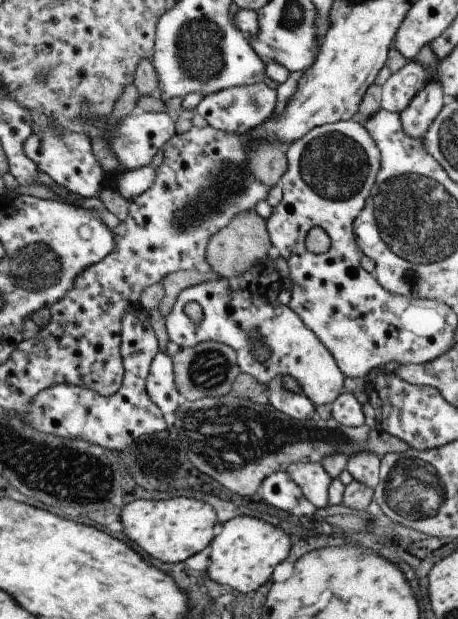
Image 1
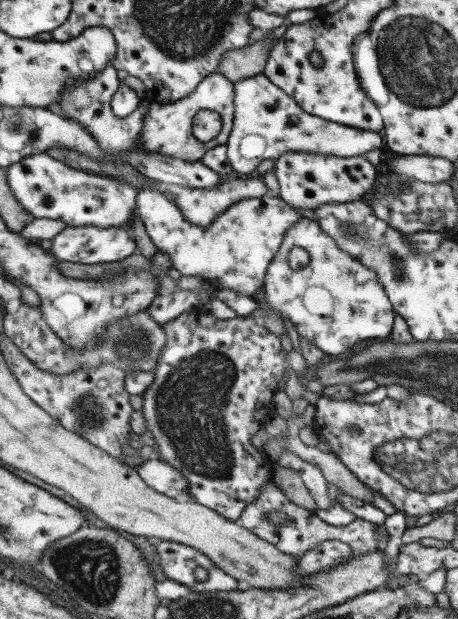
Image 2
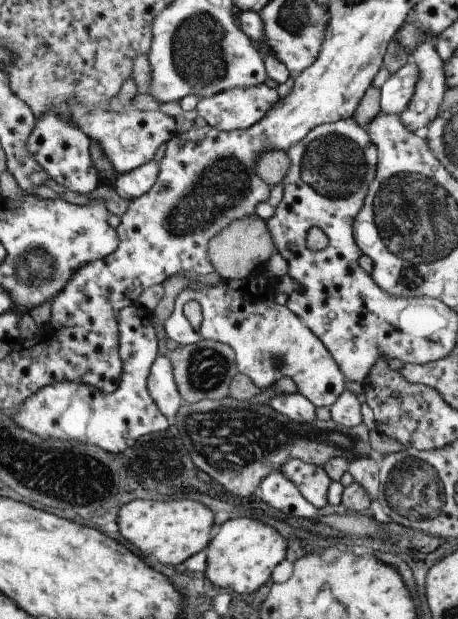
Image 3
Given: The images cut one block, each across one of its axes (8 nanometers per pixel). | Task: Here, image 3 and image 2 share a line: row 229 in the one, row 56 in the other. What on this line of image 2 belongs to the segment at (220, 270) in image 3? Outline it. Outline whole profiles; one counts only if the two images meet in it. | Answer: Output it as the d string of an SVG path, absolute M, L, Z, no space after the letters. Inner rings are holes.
M267 40L253 42L249 46L249 50L231 50L221 60L217 72L223 74L233 84L237 84L245 78L259 76L265 70L269 50L271 50L271 42L267 42Z

